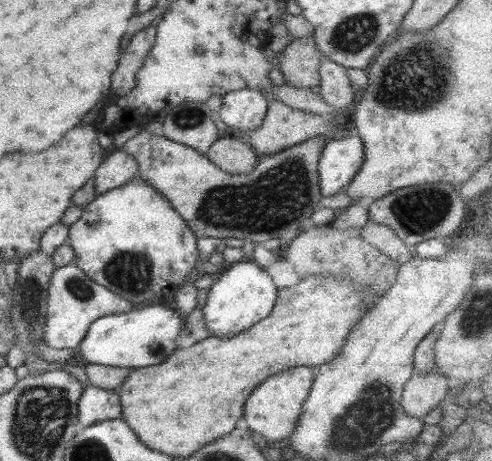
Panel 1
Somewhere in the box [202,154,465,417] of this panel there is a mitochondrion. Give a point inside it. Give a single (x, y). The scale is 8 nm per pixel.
(418, 212)

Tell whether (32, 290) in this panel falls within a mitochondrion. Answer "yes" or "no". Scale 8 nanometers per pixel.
yes

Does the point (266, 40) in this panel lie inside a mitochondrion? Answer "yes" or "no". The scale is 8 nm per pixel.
no

